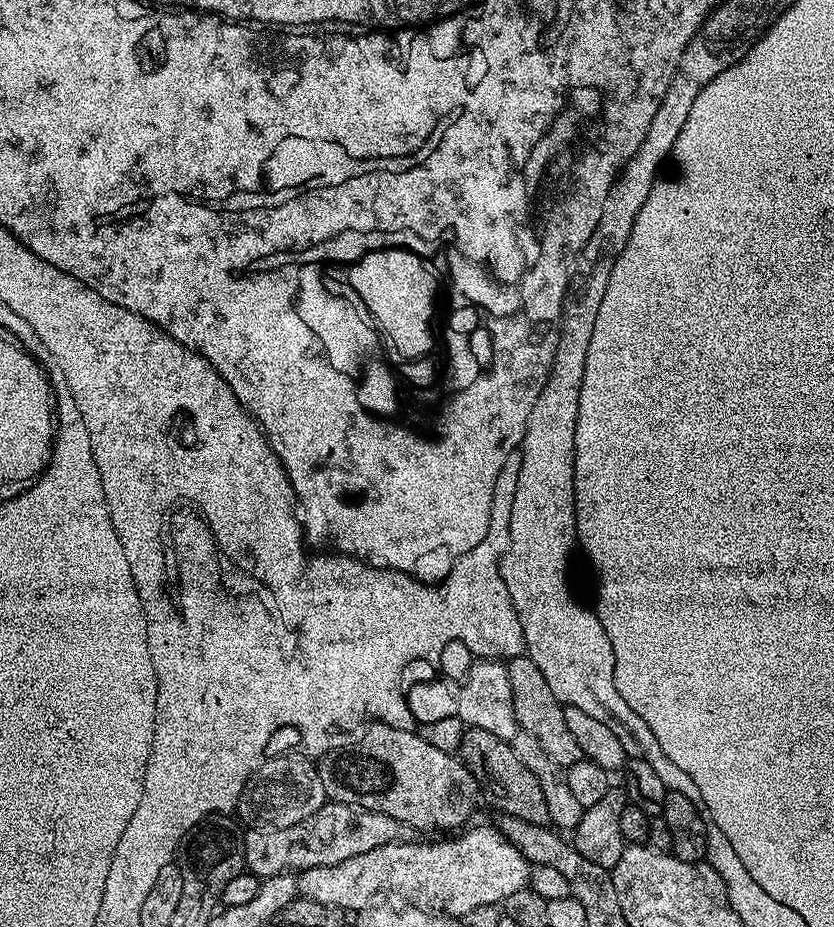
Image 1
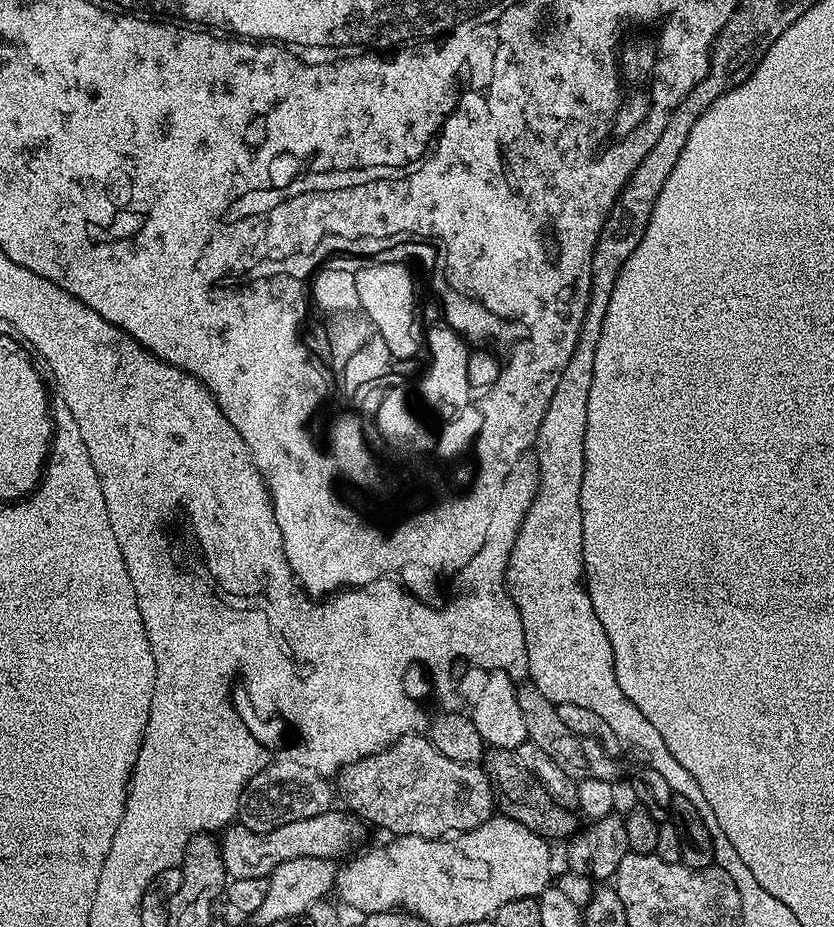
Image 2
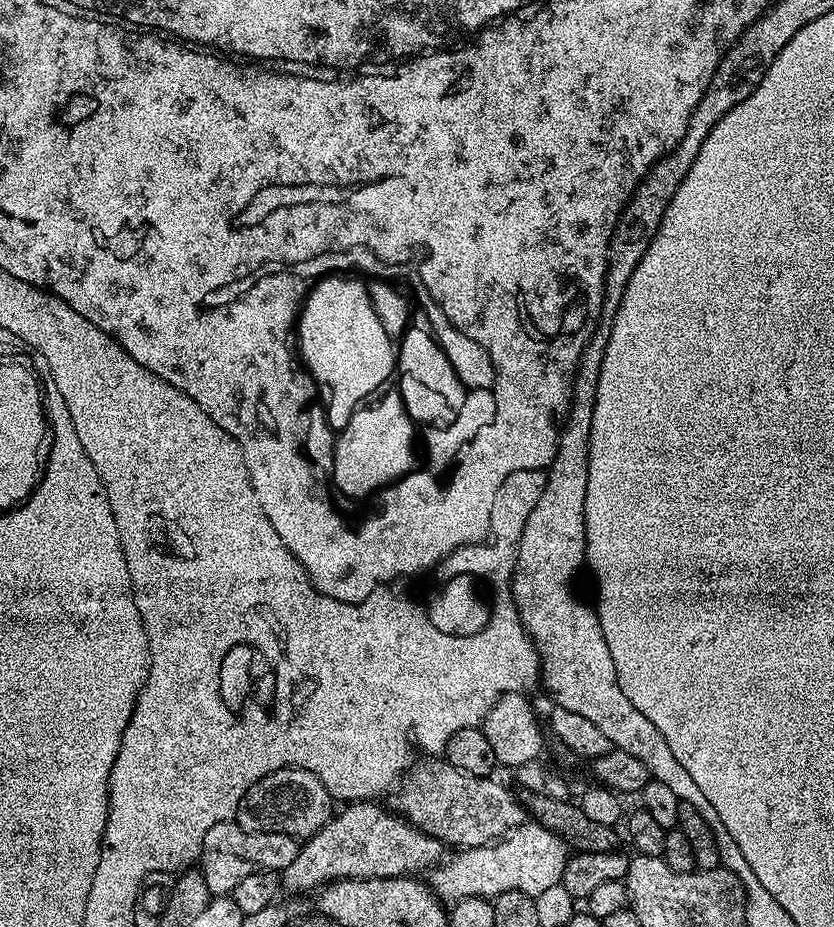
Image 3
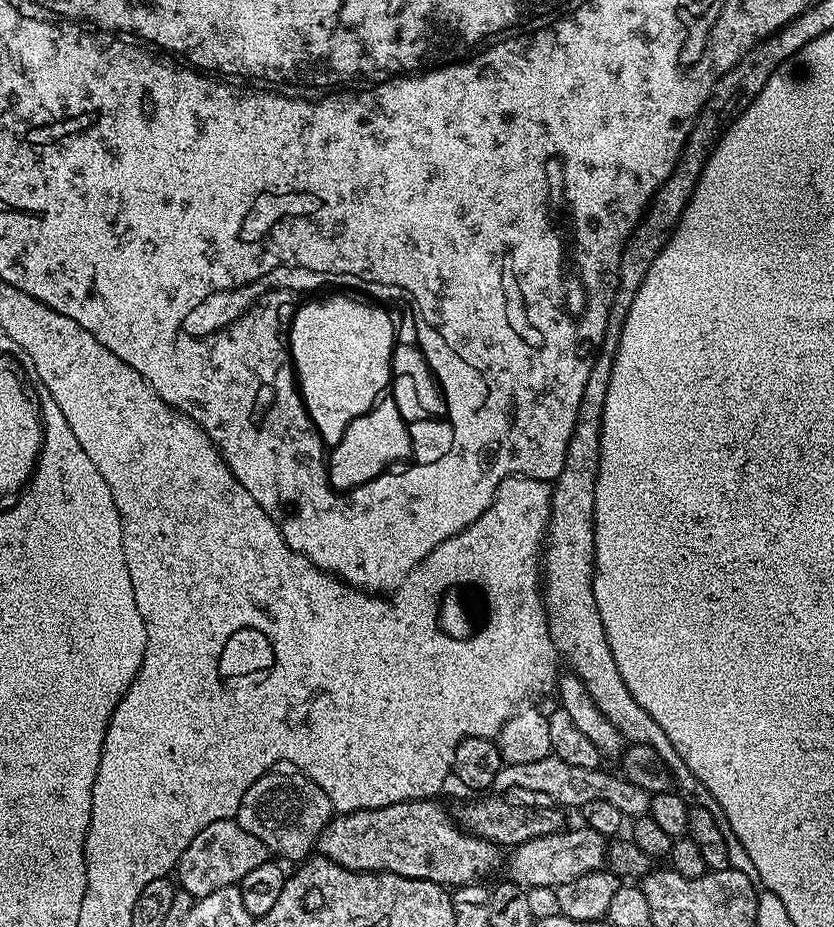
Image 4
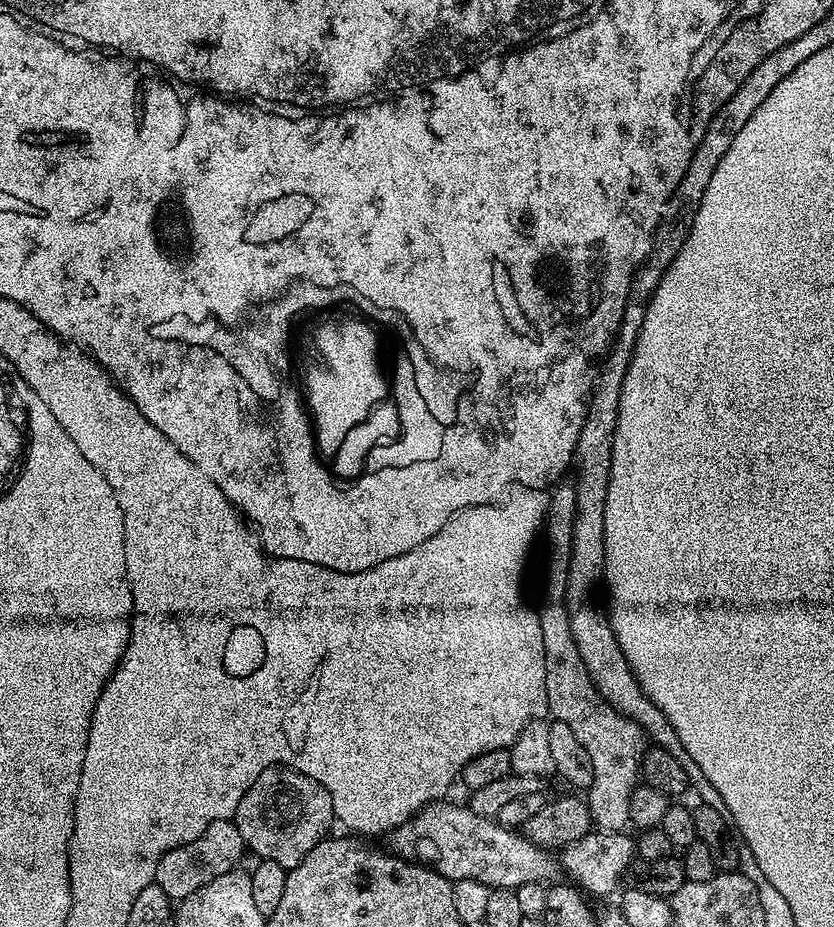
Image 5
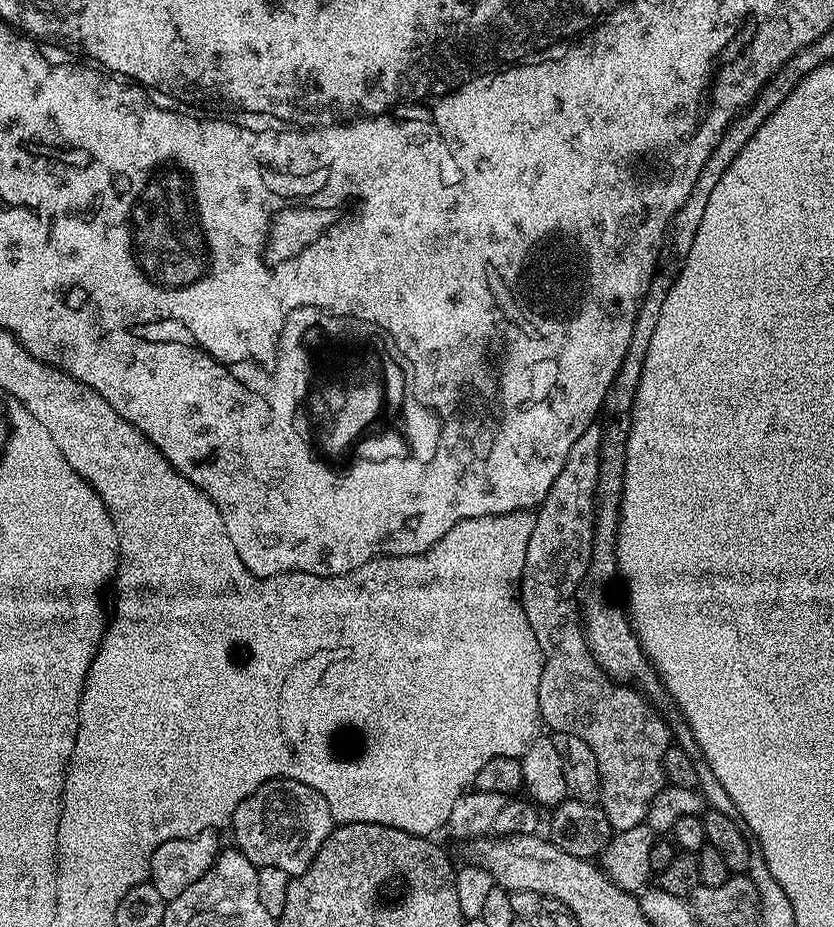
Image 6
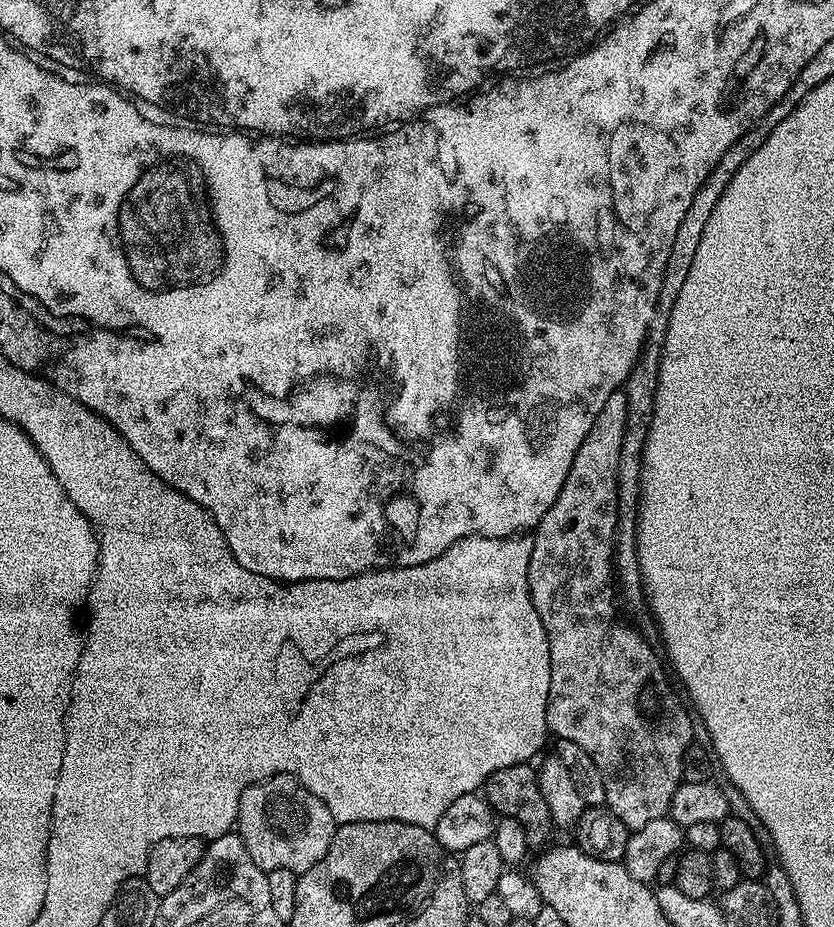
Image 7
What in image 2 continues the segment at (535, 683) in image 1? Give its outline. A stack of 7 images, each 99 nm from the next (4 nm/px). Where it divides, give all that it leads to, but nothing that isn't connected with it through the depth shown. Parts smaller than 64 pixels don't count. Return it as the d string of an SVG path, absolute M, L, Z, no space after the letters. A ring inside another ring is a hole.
M524 682L516 689L518 707L522 710L522 719L526 722L526 734L530 743L538 746L548 755L552 761L574 781L581 780L607 780L615 781L616 775L620 772L620 760L612 756L598 742L583 740L562 718L558 718L556 705L552 704L546 697L532 685L531 682Z

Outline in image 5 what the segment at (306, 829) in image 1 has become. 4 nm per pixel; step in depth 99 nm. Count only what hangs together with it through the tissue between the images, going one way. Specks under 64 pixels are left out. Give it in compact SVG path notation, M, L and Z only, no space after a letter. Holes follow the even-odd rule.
M215 820L210 822L210 826L206 826L206 830L197 832L190 842L160 857L154 882L160 887L162 894L168 896L169 901L179 902L194 894L194 890L202 890L206 882L214 882L214 878L233 871L243 856L246 856L244 839L235 823L232 820Z

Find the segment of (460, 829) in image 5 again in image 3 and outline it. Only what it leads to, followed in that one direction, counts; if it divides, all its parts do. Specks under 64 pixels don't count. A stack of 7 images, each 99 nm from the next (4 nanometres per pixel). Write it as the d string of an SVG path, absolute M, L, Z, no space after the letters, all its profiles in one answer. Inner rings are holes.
M352 802L335 813L331 820L307 837L298 858L282 873L282 888L287 892L315 893L333 880L373 880L387 876L411 877L441 863L442 845L430 834L418 830L395 811L387 812L376 802Z

